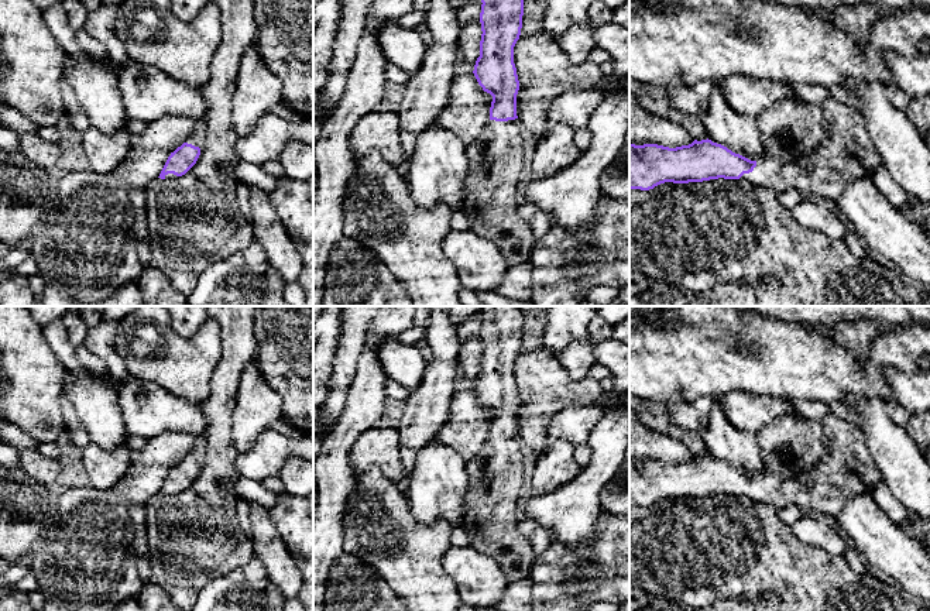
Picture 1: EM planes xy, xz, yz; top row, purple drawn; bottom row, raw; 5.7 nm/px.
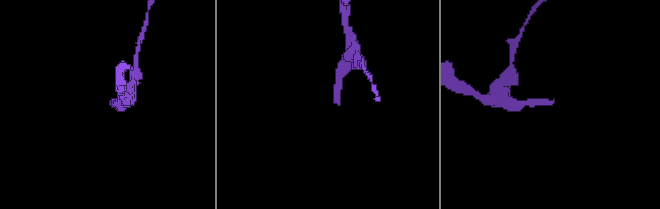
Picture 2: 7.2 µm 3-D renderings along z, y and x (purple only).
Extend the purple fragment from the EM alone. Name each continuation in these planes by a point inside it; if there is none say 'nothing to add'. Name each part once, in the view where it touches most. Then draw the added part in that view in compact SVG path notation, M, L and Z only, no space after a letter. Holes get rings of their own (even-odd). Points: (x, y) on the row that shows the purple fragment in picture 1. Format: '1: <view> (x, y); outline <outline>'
1: xz (491, 188); outline M518 119L508 121L488 120L477 138L466 145L469 174L464 179L464 212L474 233L494 243L509 265L531 261L535 237L531 223L518 214L521 203L521 172L524 144Z

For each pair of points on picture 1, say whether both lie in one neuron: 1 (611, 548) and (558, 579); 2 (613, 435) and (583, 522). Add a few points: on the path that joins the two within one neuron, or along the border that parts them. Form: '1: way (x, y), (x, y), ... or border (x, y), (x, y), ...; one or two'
1: way (599, 553), (579, 559), (570, 566); one
2: way (607, 456), (601, 469), (584, 488), (583, 501); one

